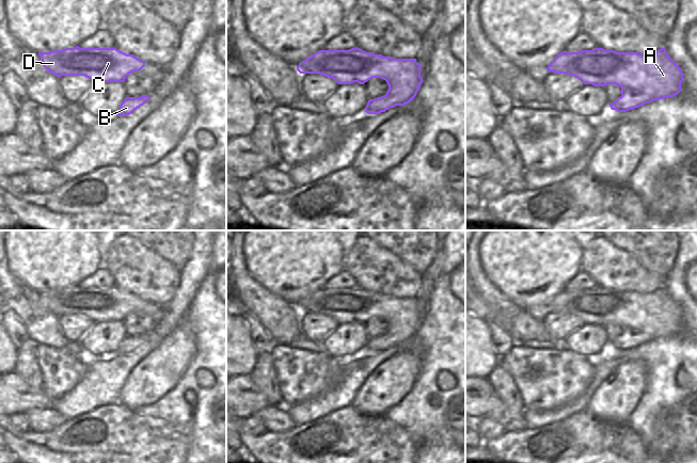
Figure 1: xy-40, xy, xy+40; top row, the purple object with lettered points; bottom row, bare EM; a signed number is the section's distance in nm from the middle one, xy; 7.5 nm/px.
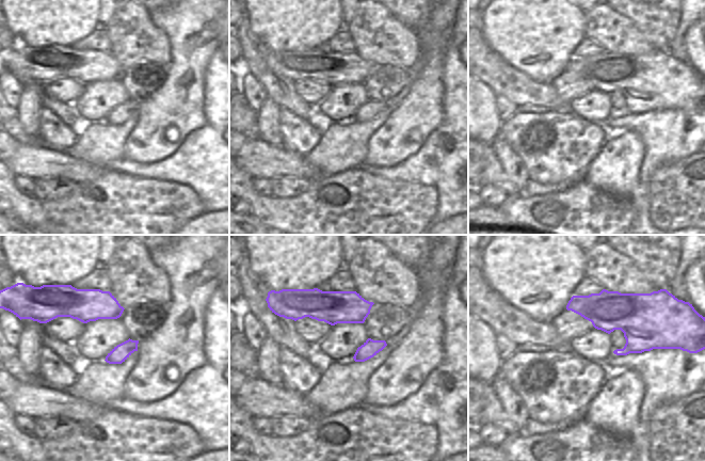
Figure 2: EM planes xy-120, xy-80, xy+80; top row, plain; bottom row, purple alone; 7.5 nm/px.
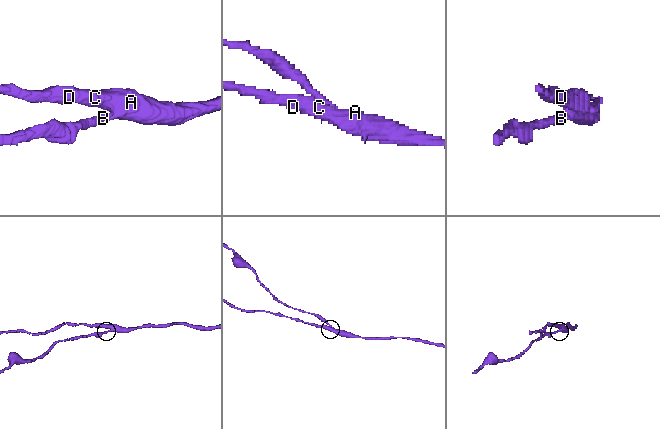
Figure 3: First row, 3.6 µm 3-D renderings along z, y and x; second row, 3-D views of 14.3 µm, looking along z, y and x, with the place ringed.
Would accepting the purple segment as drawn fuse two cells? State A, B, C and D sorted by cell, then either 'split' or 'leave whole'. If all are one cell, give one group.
A B C D; leave whole

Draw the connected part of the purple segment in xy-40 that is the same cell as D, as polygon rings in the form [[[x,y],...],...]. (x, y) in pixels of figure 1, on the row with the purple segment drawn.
[[[65,48],[38,52],[43,66],[57,76],[84,76],[94,84],[124,82],[126,77],[140,71],[145,62],[116,48]]]

